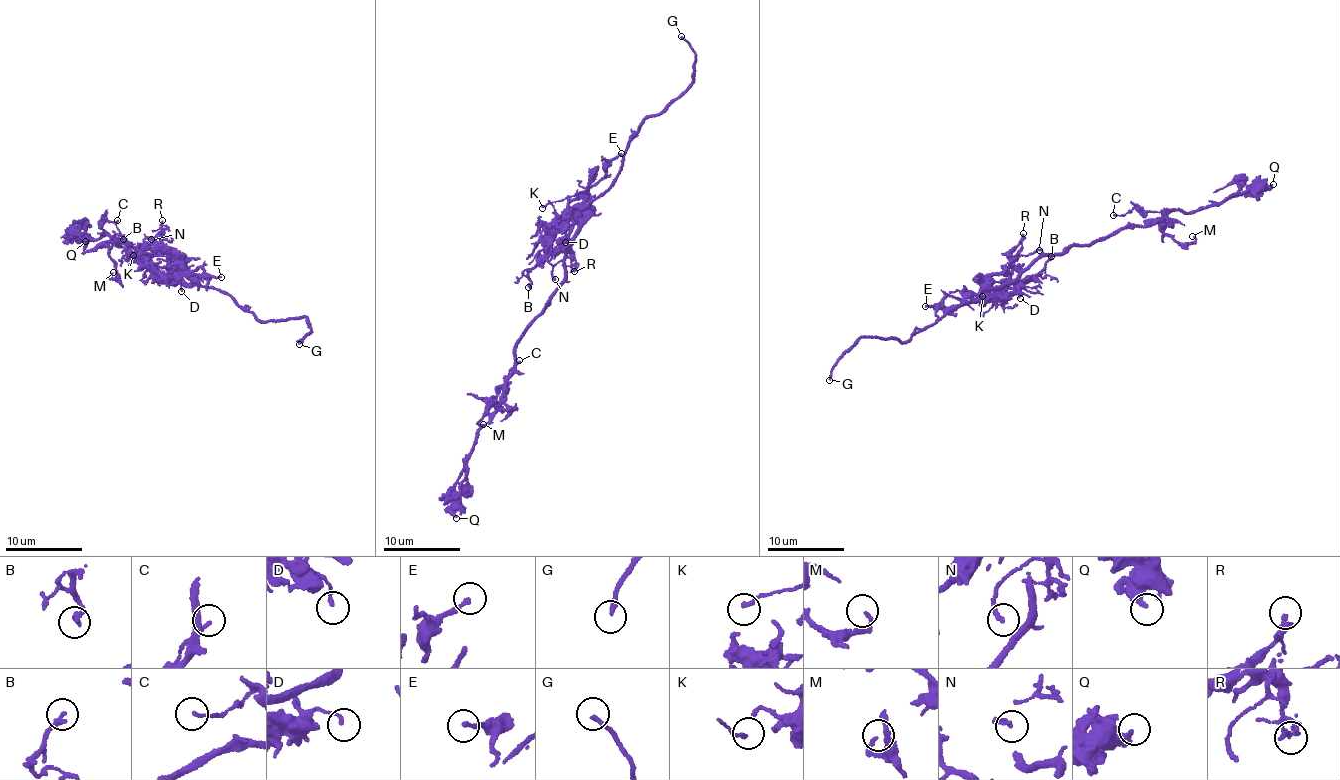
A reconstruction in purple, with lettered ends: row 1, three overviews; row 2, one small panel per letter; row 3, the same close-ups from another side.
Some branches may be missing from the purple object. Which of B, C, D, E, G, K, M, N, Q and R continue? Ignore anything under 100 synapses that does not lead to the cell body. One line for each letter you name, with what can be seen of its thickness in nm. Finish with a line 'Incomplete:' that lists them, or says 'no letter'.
G: Thickness 220 nm
Incomplete: G

